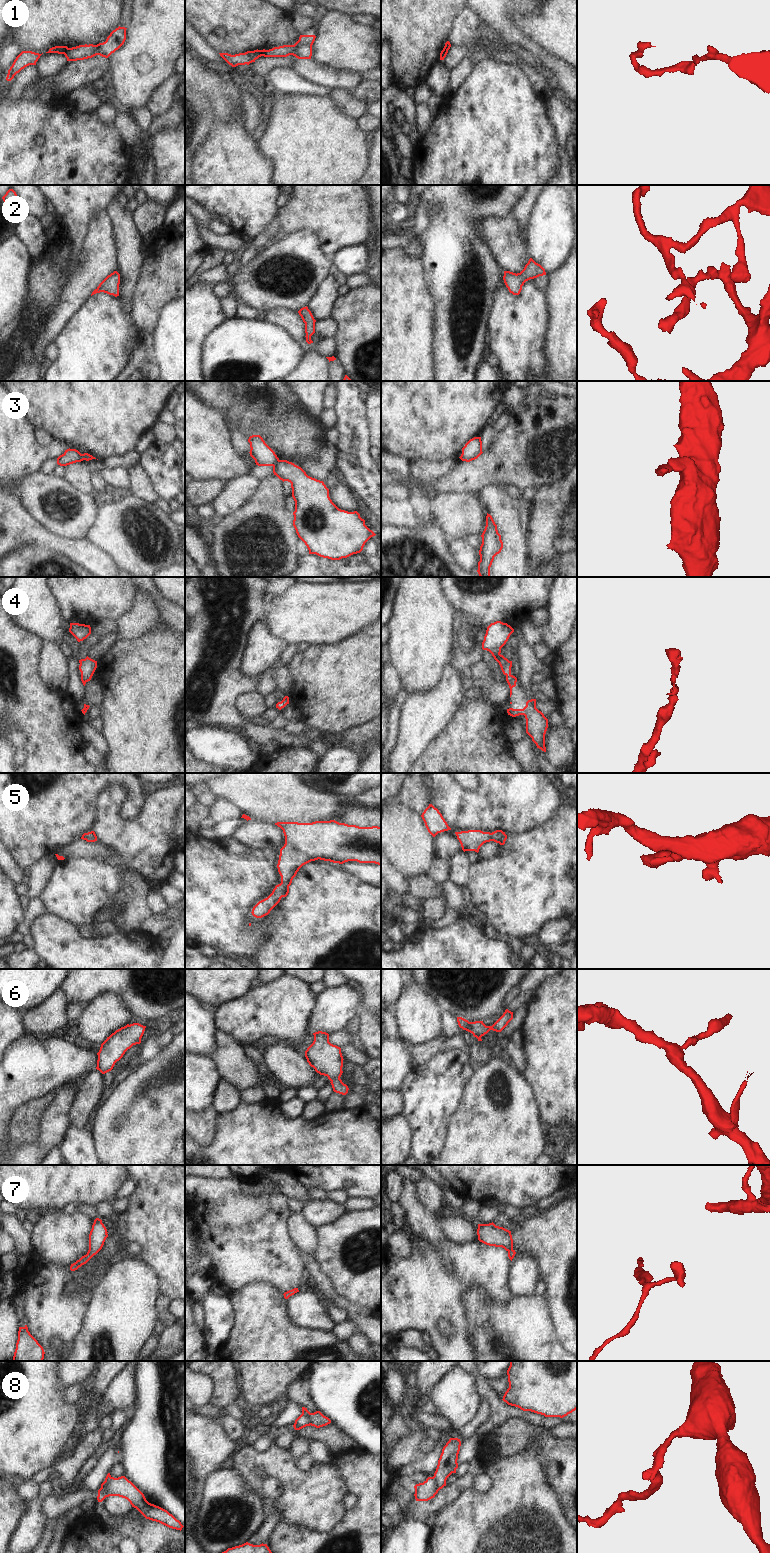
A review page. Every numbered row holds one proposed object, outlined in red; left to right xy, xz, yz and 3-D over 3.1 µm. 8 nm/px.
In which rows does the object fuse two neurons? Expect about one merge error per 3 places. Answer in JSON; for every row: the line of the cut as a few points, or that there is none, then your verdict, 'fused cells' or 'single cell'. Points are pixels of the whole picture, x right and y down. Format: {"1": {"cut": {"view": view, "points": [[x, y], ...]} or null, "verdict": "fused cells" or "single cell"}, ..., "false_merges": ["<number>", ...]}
{"1": {"cut": {"view": "xy", "points": [[68, 48], [63, 53]]}, "verdict": "fused cells"}, "2": {"cut": null, "verdict": "single cell"}, "3": {"cut": {"view": "xz", "points": [[279, 460], [273, 466]]}, "verdict": "fused cells"}, "4": {"cut": null, "verdict": "single cell"}, "5": {"cut": null, "verdict": "single cell"}, "6": {"cut": null, "verdict": "single cell"}, "7": {"cut": null, "verdict": "single cell"}, "8": {"cut": {"view": "xz", "points": [[302, 1413], [309, 1418], [310, 1424]]}, "verdict": "fused cells"}, "false_merges": ["1", "3", "8"]}

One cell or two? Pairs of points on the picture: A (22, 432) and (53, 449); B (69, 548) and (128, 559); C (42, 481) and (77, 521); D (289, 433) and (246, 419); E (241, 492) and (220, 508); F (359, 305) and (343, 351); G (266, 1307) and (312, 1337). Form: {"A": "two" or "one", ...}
{"A": "one", "B": "two", "C": "one", "D": "one", "E": "one", "F": "one", "G": "one"}

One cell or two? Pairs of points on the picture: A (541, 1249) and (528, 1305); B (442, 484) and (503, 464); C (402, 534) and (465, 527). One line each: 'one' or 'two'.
A: two
B: one
C: two

